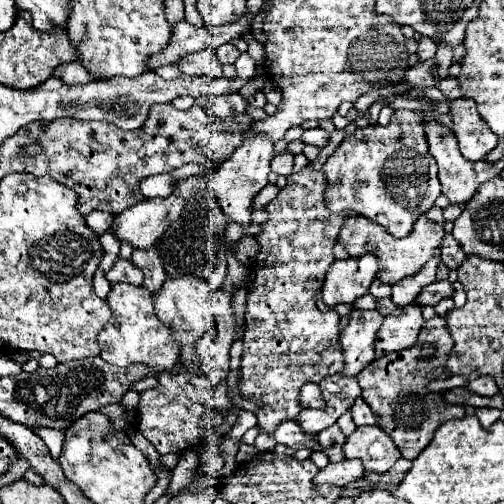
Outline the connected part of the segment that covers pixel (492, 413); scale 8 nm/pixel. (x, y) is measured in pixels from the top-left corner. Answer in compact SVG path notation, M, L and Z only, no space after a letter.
M477 408L475 416L479 418L483 428L489 428L499 418L499 410L495 410L495 408Z

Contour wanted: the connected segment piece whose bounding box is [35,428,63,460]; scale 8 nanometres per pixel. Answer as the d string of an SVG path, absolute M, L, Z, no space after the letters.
M41 428L41 430L35 430L39 436L41 436L41 440L47 444L47 448L51 450L51 456L57 460L59 458L59 454L61 454L61 446L63 446L63 432L61 430L45 430L45 428Z

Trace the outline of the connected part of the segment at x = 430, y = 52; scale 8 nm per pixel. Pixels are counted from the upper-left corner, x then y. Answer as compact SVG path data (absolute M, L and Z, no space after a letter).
M421 38L419 50L417 50L419 60L429 60L429 58L435 56L435 52L437 52L437 42L435 40L429 40L429 38Z

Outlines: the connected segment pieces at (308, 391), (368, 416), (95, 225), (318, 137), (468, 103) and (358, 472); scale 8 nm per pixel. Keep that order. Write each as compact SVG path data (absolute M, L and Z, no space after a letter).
M305 384L299 392L299 402L303 408L325 408L325 400L321 396L321 388L319 384Z
M361 398L355 400L351 412L353 412L353 422L357 426L363 426L363 424L379 424L379 416L375 416L371 412L369 404L365 404L365 400L361 400Z
M93 210L89 212L89 216L85 216L89 228L93 228L93 232L97 234L103 234L107 228L111 228L113 224L113 214L109 212L101 212L101 210Z
M323 128L307 130L307 132L301 136L301 140L303 140L305 144L315 144L315 146L323 148L323 146L327 146L327 144L329 144L329 132L325 132Z
M457 98L451 102L453 116L453 134L459 140L459 150L469 160L483 160L487 152L491 152L499 138L491 132L491 128L481 120L477 106L473 100Z
M343 460L337 464L327 464L319 474L315 476L315 484L333 484L333 486L347 486L349 482L355 482L365 472L361 460Z

